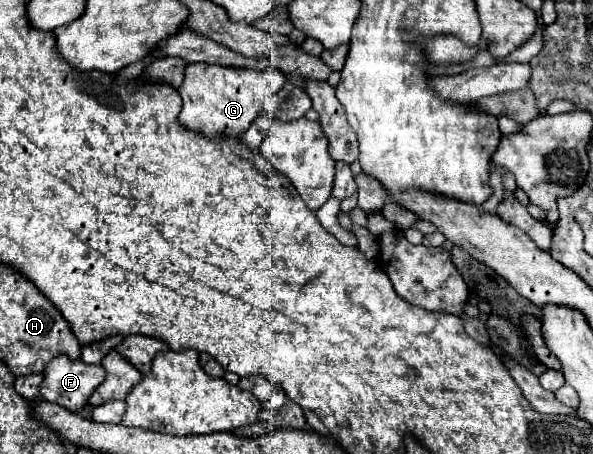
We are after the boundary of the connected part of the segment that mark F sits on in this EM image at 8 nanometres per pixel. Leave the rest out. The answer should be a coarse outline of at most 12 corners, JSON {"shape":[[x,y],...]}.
{"shape":[[59,355],[43,375],[43,399],[69,411],[87,405],[101,365]]}

